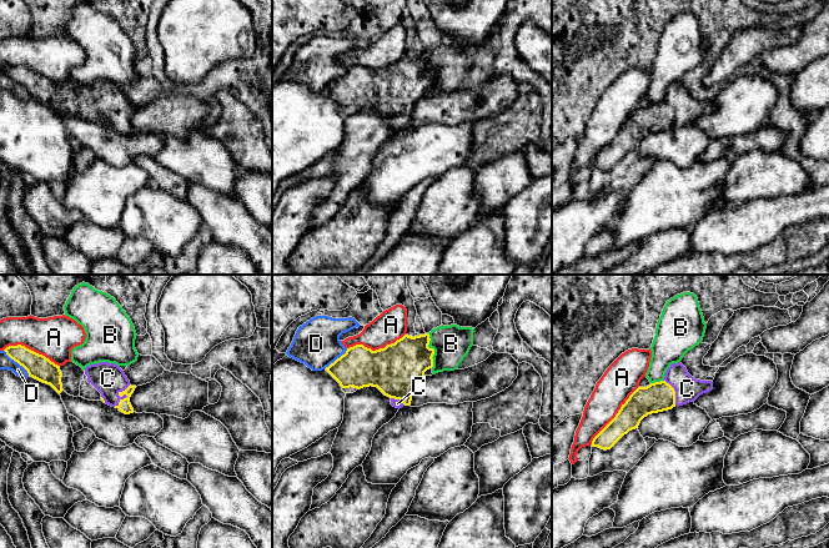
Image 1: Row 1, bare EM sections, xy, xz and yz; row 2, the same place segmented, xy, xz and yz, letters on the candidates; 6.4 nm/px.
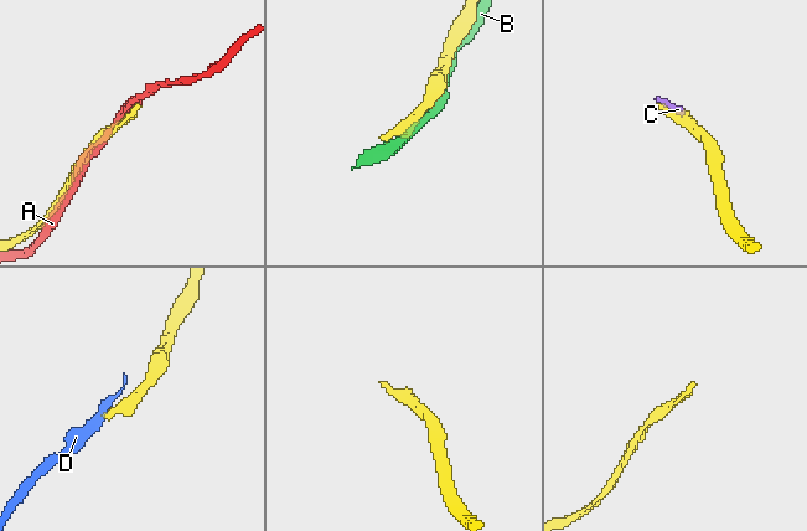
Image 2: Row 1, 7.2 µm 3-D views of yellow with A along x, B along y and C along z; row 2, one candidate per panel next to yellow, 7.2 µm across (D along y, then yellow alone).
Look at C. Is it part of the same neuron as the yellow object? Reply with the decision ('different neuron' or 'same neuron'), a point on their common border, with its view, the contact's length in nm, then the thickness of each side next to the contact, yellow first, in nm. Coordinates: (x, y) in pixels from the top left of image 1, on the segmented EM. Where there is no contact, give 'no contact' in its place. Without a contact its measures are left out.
same neuron | xy (119, 395) | 180 nm | 80/200 nm

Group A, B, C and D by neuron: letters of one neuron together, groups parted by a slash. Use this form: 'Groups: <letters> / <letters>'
Groups: A / B / C / D

